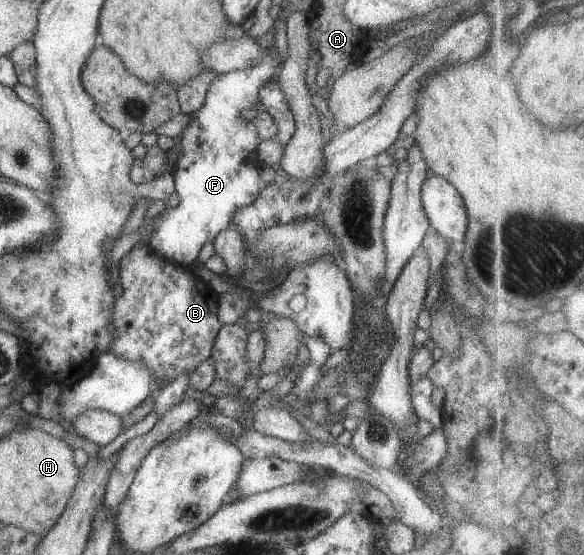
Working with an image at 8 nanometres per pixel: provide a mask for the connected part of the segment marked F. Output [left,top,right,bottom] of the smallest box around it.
[149,31,283,267]

